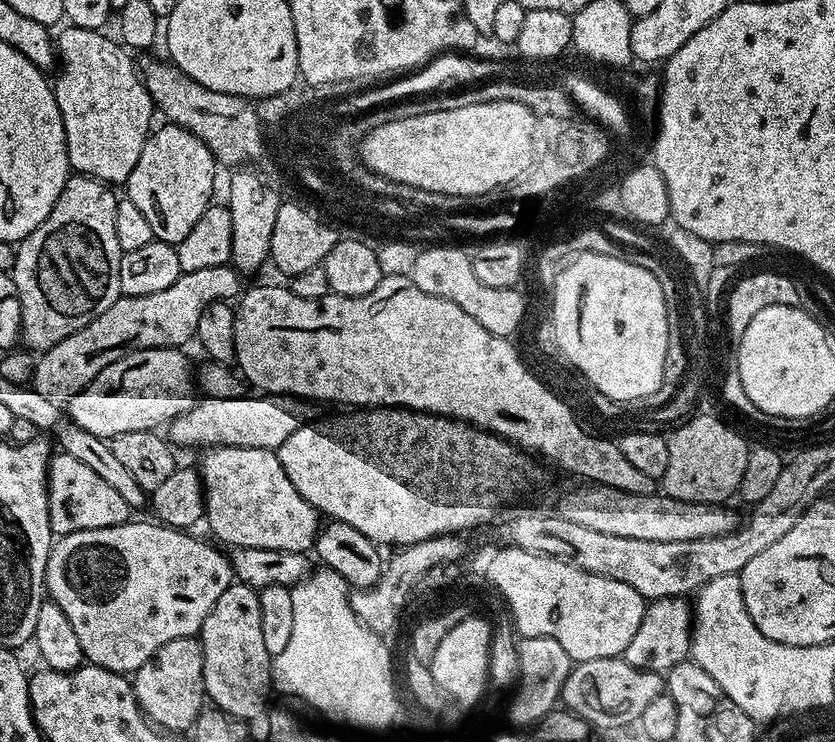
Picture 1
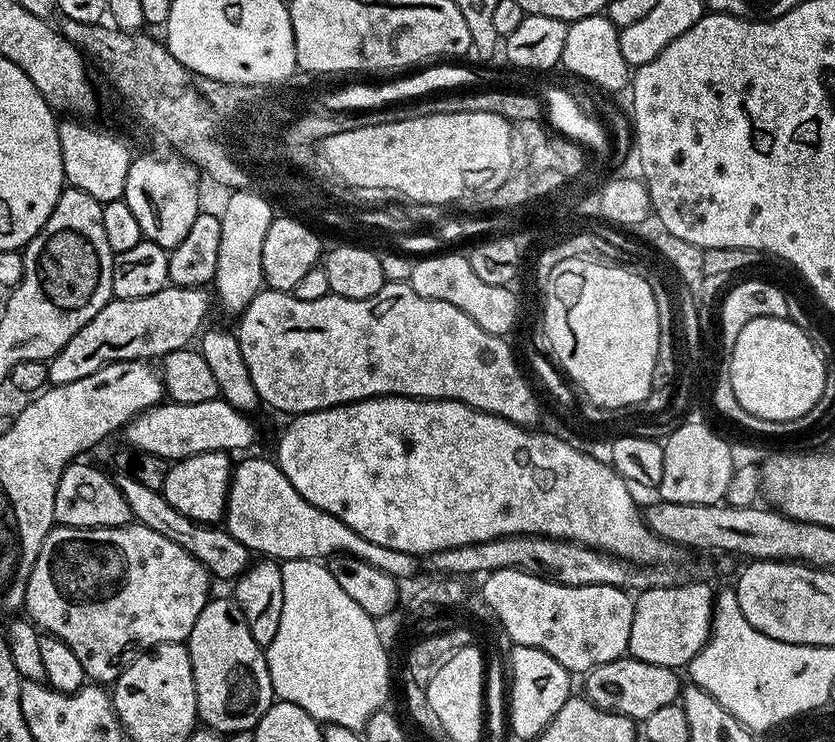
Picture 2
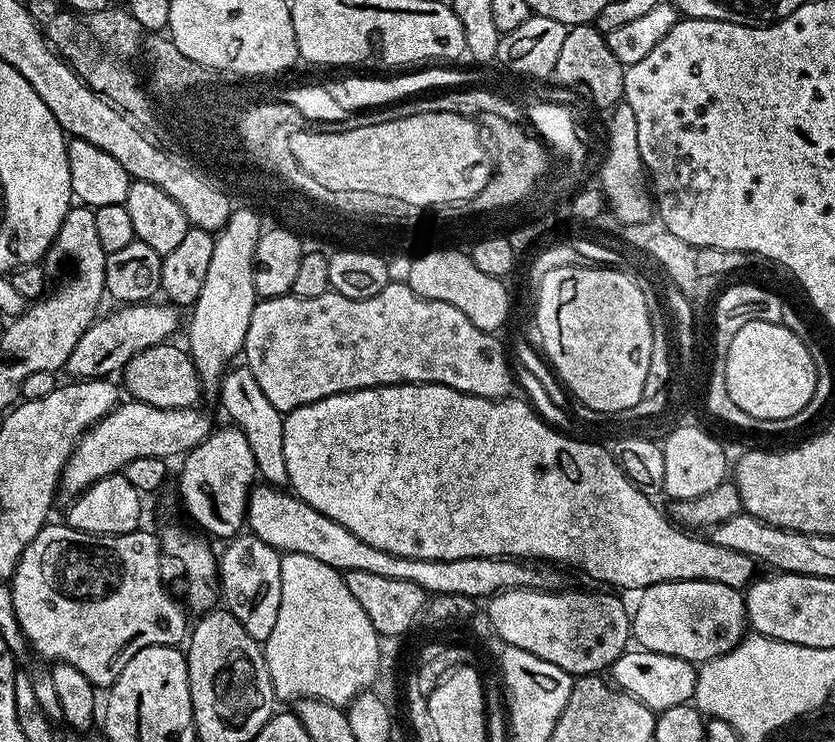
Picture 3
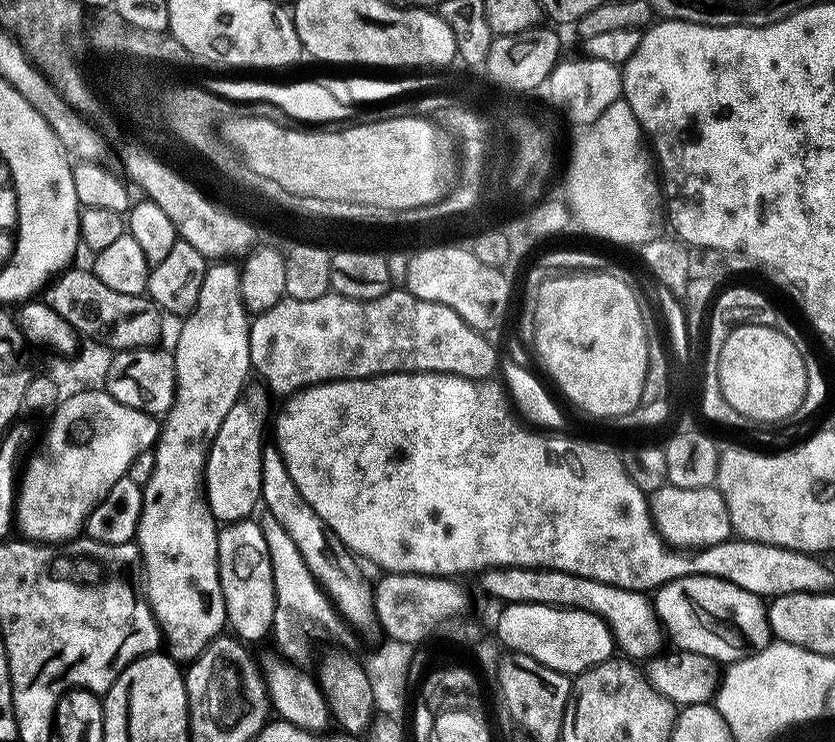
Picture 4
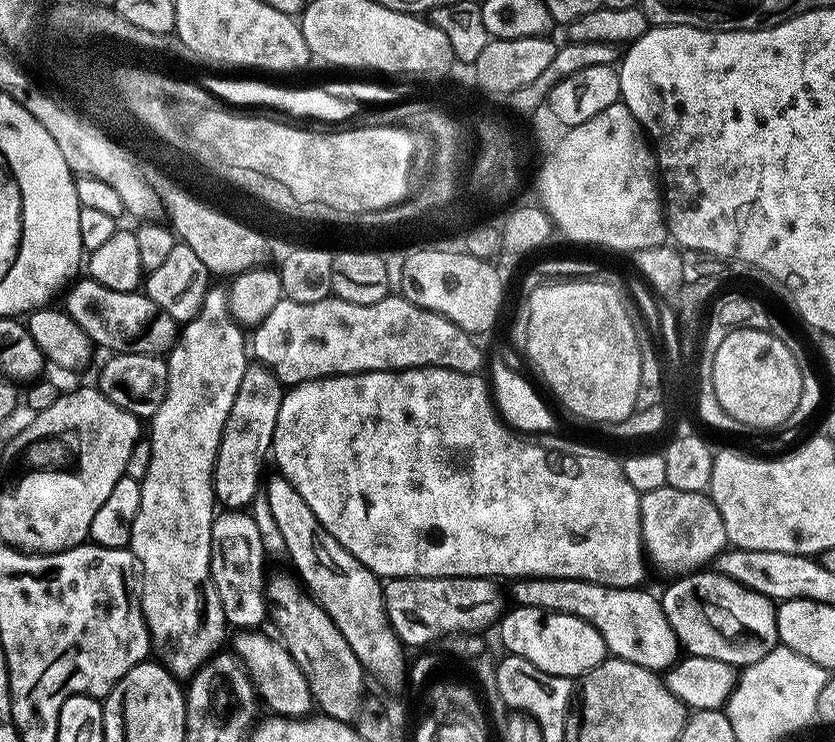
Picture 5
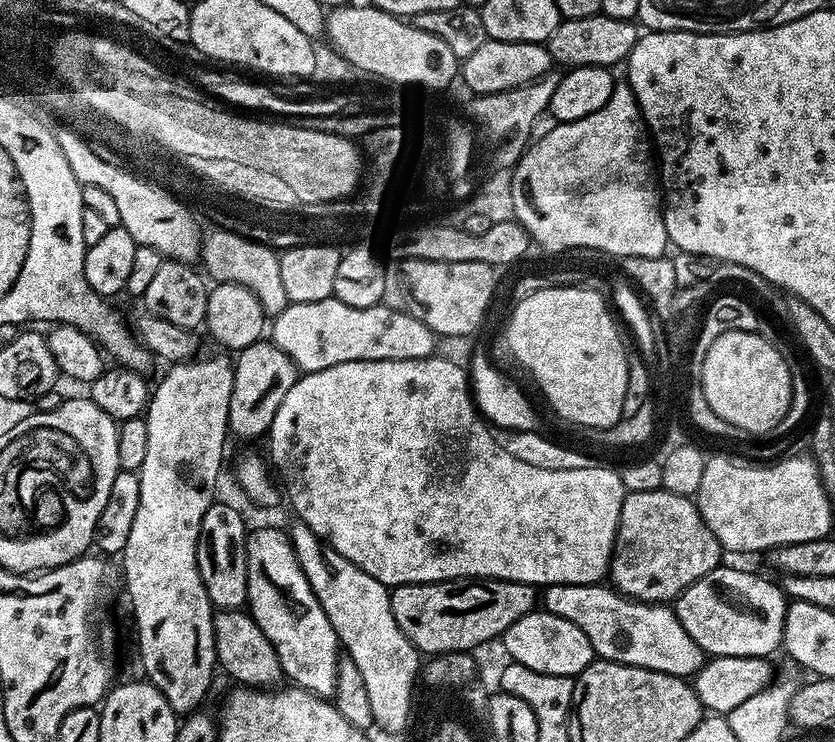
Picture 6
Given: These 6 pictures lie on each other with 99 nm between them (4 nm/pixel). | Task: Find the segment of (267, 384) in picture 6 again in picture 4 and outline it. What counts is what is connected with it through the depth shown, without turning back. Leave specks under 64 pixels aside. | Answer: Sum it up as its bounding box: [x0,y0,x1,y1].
[202,402,266,524]

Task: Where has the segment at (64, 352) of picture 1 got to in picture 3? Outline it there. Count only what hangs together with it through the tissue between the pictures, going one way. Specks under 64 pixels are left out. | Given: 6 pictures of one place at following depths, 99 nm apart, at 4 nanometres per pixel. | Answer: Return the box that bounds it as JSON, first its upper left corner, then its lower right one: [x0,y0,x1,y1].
[65,302,181,379]

